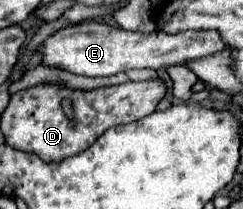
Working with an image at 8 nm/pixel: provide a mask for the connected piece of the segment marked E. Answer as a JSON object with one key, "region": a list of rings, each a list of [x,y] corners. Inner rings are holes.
{"region":[[[88,21],[66,27],[44,41],[38,49],[42,55],[42,63],[46,67],[62,67],[64,71],[86,75],[86,77],[108,77],[130,69],[168,69],[176,65],[186,65],[198,57],[208,57],[218,51],[226,51],[226,43],[222,43],[220,33],[210,31],[182,31],[182,33],[166,33],[166,31],[126,31],[122,27],[108,27],[102,31],[88,33]]]}

